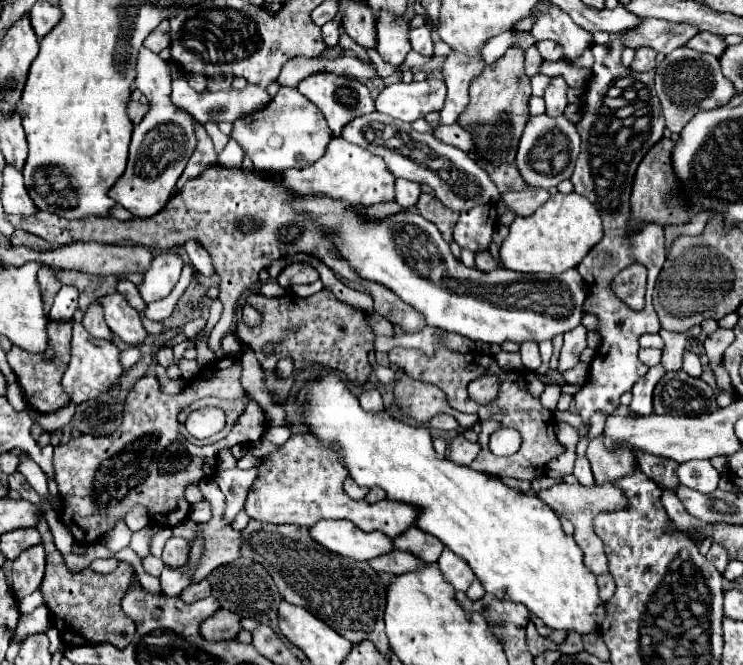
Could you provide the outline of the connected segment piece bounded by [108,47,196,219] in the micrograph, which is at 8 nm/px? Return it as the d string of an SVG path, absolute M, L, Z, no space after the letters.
M146 47L140 49L138 55L138 77L134 84L146 99L150 101L150 111L142 119L140 125L134 127L132 143L130 143L130 157L124 175L110 187L108 197L128 209L134 217L148 219L160 213L168 199L176 193L176 181L182 175L188 159L196 149L196 119L178 109L170 100L171 77L168 63L160 59L160 55L148 51Z

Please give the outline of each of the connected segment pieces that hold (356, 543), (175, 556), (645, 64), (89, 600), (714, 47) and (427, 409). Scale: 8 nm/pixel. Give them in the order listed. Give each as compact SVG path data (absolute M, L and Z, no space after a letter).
M322 521L310 527L310 535L326 549L352 557L356 561L370 561L378 555L394 551L392 539L380 531L364 533L350 521Z
M170 537L166 541L162 561L166 567L182 567L188 561L188 543L182 537Z
M638 47L630 69L634 69L634 71L650 71L654 67L656 67L656 51L650 49L650 47Z
M42 517L42 523L36 527L42 535L42 545L46 549L46 575L40 585L40 591L44 595L44 603L50 609L52 625L58 629L60 639L68 647L86 647L86 645L100 645L110 643L118 649L124 649L134 633L136 625L134 621L122 611L120 601L122 595L126 595L126 587L132 579L132 565L126 561L120 561L118 567L112 573L94 573L92 569L84 569L80 573L70 573L62 561L60 551L56 549L52 541L52 533L48 529L46 519Z
M698 33L698 35L694 35L694 37L686 43L686 47L694 49L694 51L700 51L700 53L710 53L710 55L720 57L722 51L726 49L726 43L724 43L724 39L722 39L720 35Z
M402 375L394 387L394 405L416 425L426 425L434 415L452 415L462 427L472 427L478 421L478 413L466 415L448 407L446 397L434 385Z

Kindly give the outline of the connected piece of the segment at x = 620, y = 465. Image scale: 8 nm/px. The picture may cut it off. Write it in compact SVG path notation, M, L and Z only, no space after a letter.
M602 435L588 443L586 457L592 465L592 473L594 473L596 483L614 483L614 479L628 475L636 469L632 449L624 447L624 445L622 447L614 445L612 449L608 449L604 445Z

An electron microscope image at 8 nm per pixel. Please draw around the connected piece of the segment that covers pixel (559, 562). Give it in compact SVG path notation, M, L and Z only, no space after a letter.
M336 373L308 383L300 391L296 403L306 413L306 423L322 445L340 445L338 457L342 459L342 463L346 463L350 477L358 485L382 487L388 499L418 505L420 517L416 525L422 531L438 537L448 549L468 561L488 593L496 595L498 599L510 599L514 603L526 605L528 611L540 617L550 629L588 635L600 627L602 619L606 617L606 609L598 595L596 575L586 569L582 561L582 549L570 535L562 531L558 515L554 515L550 507L546 507L538 497L524 495L516 489L506 487L496 475L452 465L450 459L440 461L436 457L432 437L426 427L412 427L404 421L394 419L388 411L382 411L378 415L366 413L360 407L360 401L348 391L346 381L342 381Z

